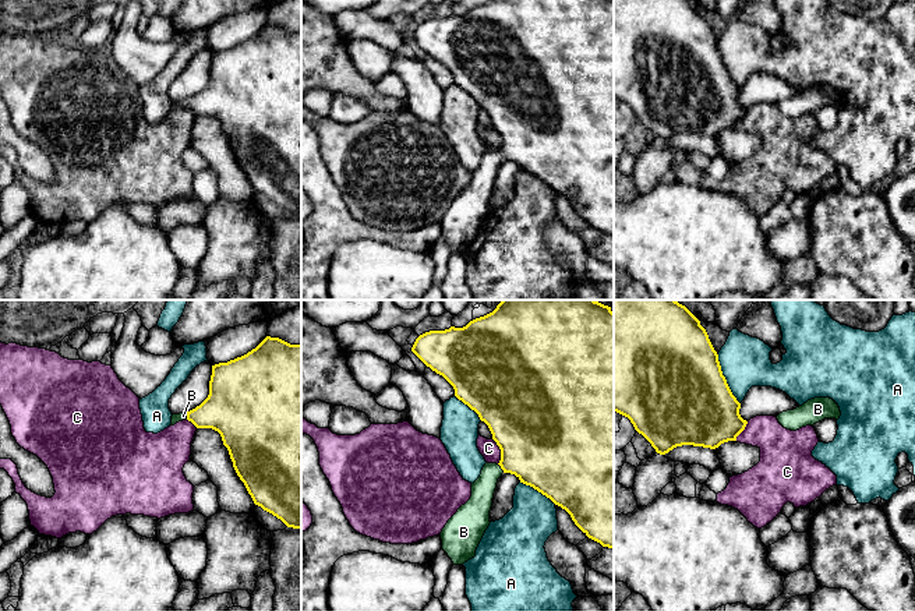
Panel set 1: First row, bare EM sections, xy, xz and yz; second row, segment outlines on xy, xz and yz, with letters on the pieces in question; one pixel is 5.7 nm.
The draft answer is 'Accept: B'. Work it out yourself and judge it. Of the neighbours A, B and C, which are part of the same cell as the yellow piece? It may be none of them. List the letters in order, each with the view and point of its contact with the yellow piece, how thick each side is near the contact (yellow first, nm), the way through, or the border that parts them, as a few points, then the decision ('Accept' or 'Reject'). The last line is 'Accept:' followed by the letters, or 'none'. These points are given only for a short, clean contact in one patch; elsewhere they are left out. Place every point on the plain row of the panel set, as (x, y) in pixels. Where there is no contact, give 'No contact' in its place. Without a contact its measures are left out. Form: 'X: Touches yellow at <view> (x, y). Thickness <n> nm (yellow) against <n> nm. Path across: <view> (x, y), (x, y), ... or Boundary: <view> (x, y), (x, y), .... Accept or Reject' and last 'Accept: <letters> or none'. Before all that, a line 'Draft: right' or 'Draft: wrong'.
Draft: right
A: Touches yellow at yz (724, 66). Thickness 500 nm (yellow) against 280 nm. Reject
B: Touches yellow at xz (501, 155). Thickness 440 nm (yellow) against 140 nm. Path across: xz (537, 131), (501, 155), (484, 173), (480, 190). Accept
C: Touches yellow at xz (501, 138). Thickness 500 nm (yellow) against 110 nm. Reject
Accept: B

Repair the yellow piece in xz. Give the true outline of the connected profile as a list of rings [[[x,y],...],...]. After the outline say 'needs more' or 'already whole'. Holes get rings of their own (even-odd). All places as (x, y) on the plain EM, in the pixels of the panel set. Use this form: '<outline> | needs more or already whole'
[[[490,0],[463,15],[425,20],[411,39],[453,74],[455,84],[488,113],[501,137],[499,151],[484,152],[470,187],[439,222],[453,252],[476,244],[504,160],[515,162],[565,197],[589,226],[614,236],[614,0]]] | needs more

